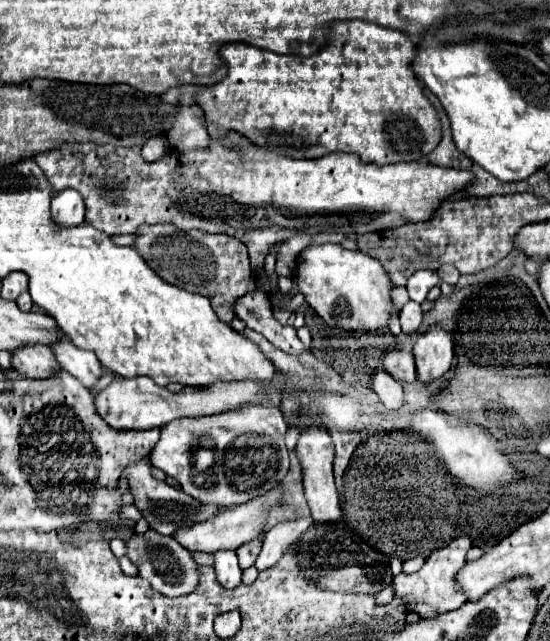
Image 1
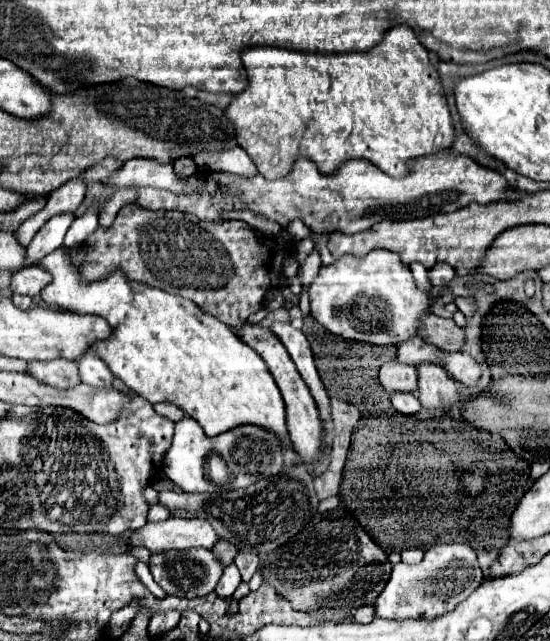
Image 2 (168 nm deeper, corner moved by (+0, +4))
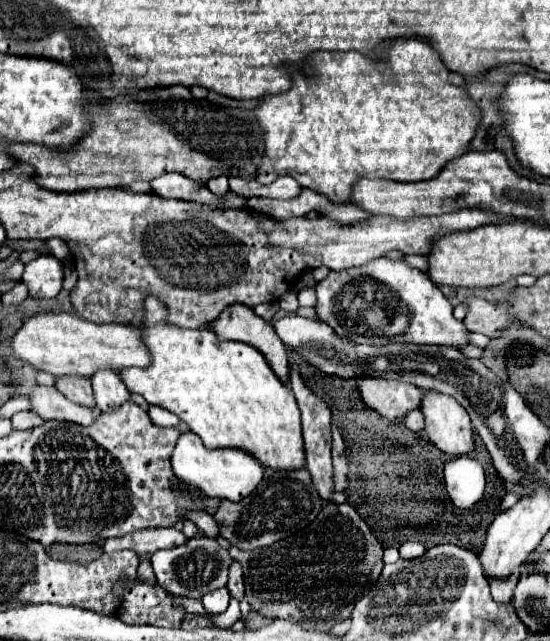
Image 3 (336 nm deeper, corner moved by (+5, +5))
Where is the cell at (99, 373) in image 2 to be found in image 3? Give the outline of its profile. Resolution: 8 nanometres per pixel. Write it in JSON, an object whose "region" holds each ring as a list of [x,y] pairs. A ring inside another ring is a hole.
{"region":[[[100,369],[90,377],[90,381],[96,397],[96,407],[100,411],[112,411],[130,399],[126,385],[112,369]]]}

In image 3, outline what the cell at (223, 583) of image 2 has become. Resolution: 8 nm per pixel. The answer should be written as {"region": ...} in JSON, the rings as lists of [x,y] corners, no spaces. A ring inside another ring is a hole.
{"region":[[[220,587],[212,593],[206,593],[202,597],[202,603],[204,603],[204,609],[206,613],[212,613],[212,615],[218,615],[218,613],[224,613],[228,609],[228,587]]]}

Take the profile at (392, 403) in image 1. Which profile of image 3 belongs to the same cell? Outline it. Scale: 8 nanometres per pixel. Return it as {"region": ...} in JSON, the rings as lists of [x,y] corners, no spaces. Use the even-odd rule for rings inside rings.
{"region":[[[412,409],[412,411],[408,411],[402,423],[404,423],[408,429],[416,431],[418,435],[424,435],[424,433],[422,433],[422,431],[424,431],[424,417],[422,417],[420,409]]]}

